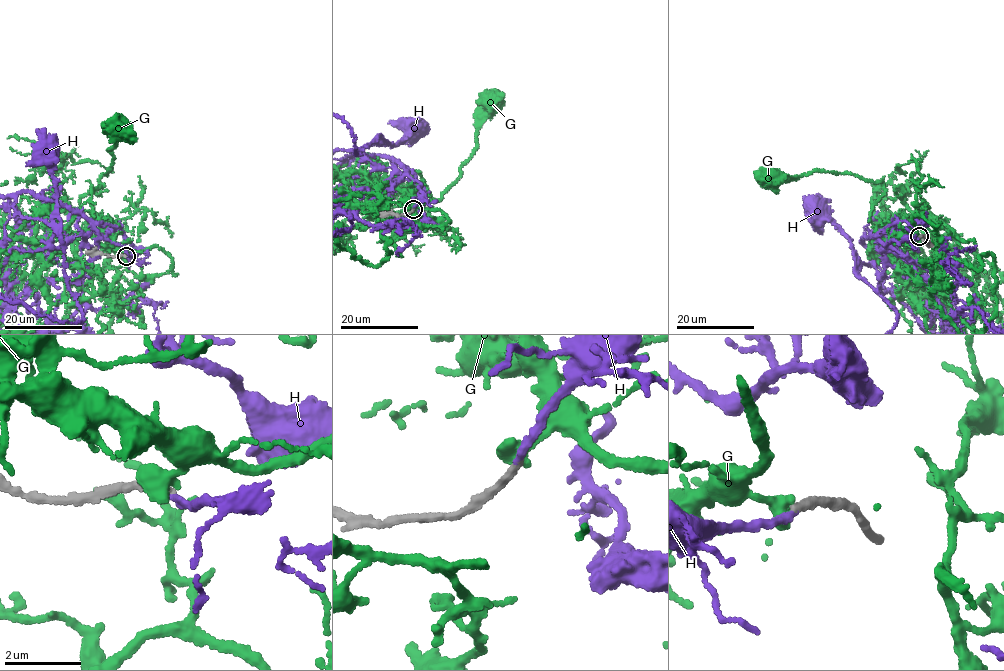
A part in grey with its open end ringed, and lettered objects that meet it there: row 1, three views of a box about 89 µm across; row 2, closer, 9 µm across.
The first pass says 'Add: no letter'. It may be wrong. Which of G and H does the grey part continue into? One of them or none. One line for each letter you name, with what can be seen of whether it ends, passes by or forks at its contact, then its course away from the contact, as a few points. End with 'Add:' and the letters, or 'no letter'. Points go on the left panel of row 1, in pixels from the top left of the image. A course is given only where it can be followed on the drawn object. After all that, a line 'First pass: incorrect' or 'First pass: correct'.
H: it ends | via (126, 256), (133, 255), (54, 201), (19, 192), (14, 209), (51, 223), (56, 192), (42, 156)
Add: H
First pass: incorrect

